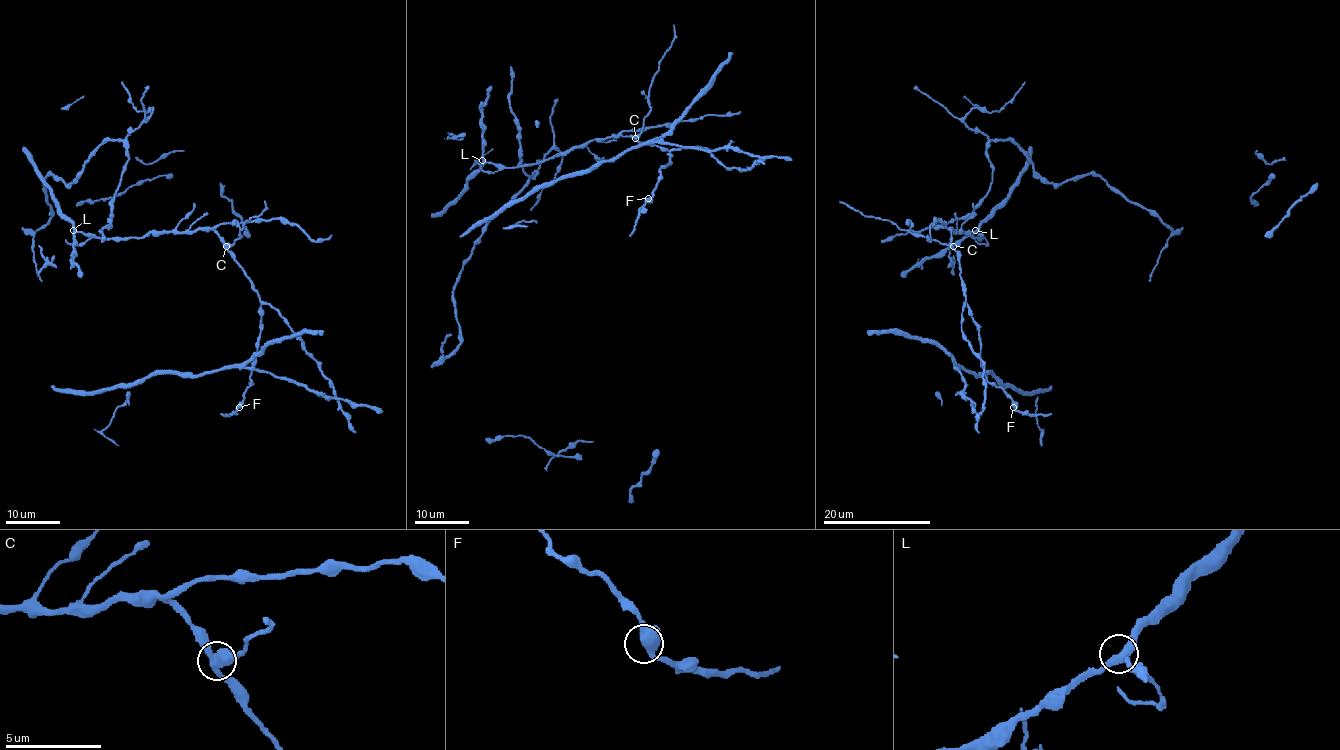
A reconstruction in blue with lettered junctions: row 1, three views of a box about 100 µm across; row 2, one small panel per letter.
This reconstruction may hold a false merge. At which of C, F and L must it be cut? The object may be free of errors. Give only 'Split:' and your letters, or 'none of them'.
Split: C

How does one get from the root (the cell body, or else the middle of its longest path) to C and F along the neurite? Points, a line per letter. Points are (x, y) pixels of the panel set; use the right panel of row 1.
C: (976, 238), (970, 233), (952, 229), (952, 246)
F: (976, 238), (951, 230), (962, 291), (979, 335), (985, 376), (1003, 390), (1013, 407)

